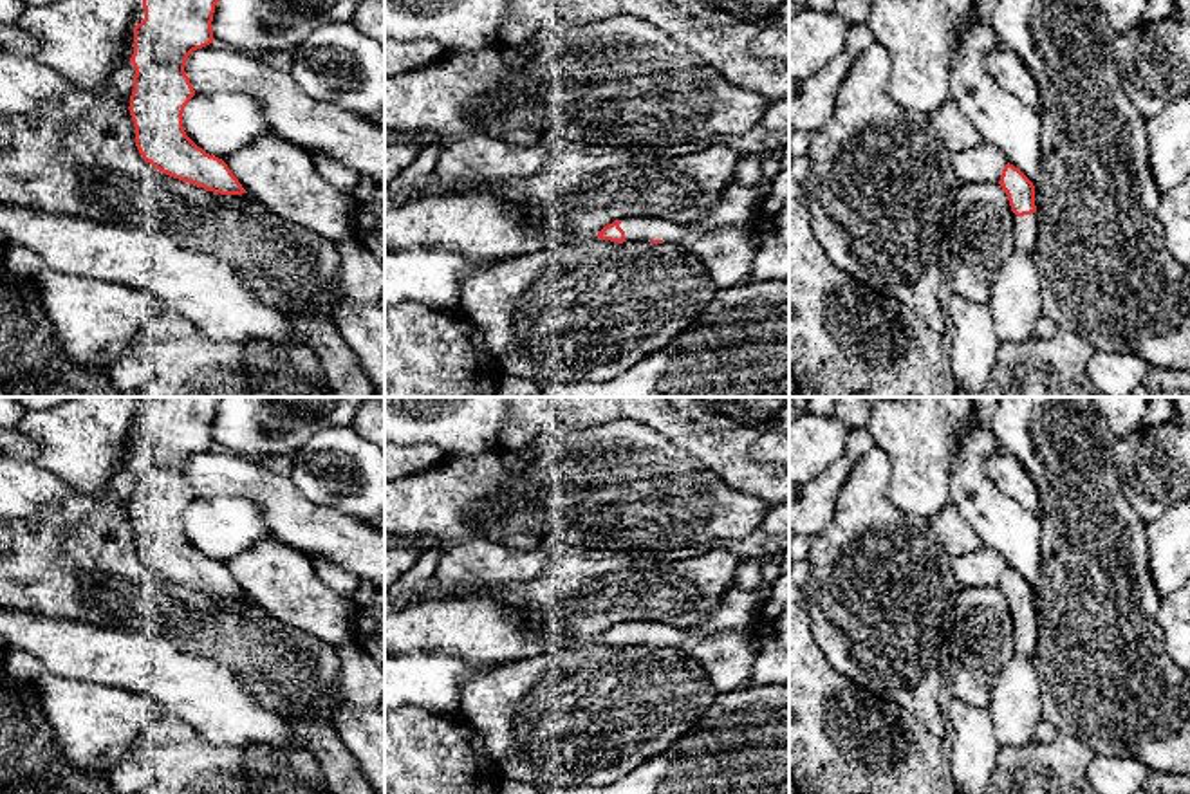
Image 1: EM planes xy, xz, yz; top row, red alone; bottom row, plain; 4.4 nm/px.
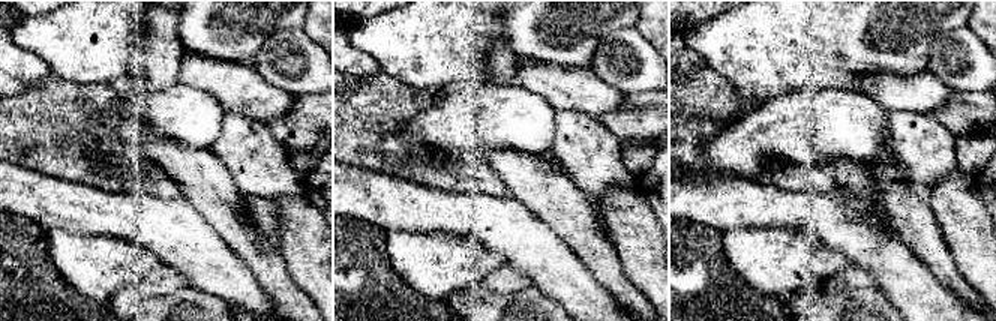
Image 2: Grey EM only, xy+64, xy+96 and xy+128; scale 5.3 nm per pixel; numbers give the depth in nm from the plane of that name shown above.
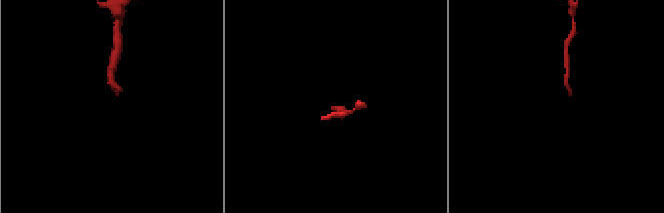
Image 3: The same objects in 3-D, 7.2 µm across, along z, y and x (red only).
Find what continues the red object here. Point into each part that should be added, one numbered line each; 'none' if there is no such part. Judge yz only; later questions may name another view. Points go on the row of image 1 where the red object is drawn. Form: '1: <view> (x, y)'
1: yz (1026, 228)

